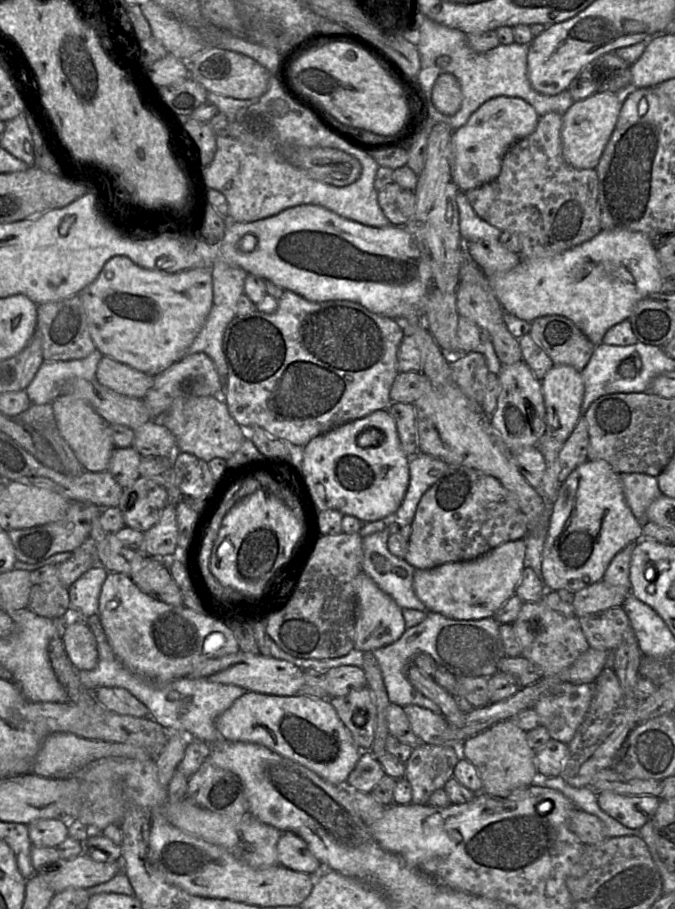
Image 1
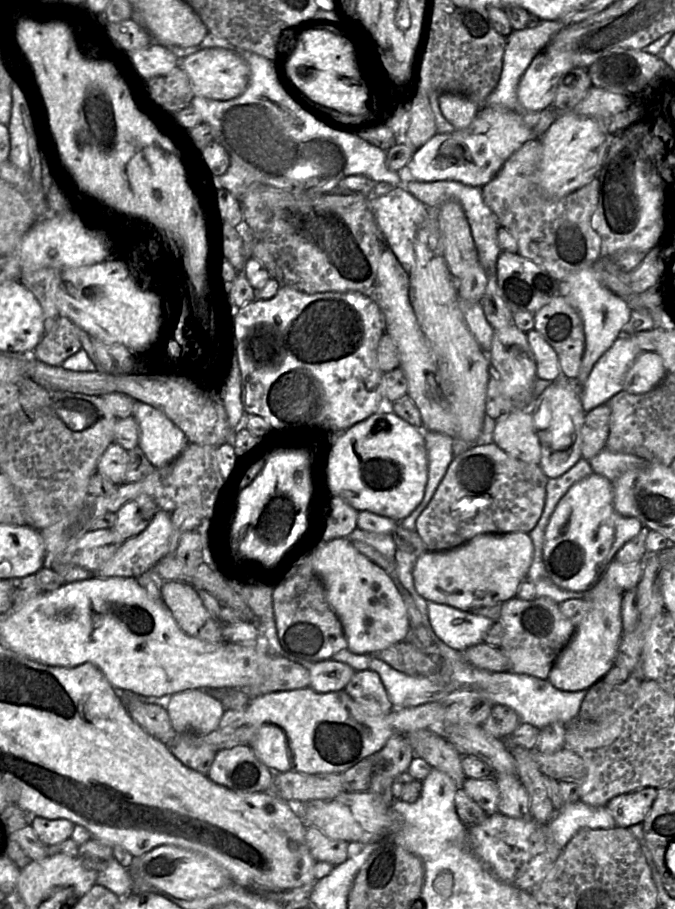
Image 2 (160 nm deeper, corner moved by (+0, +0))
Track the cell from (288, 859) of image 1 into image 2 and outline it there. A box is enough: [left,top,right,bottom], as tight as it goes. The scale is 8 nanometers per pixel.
[305,827,348,866]

